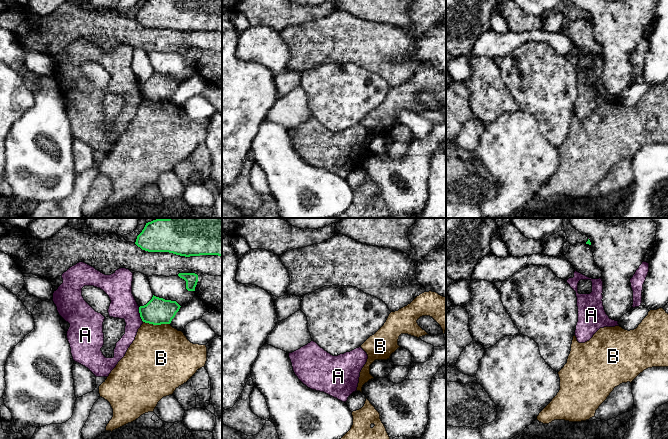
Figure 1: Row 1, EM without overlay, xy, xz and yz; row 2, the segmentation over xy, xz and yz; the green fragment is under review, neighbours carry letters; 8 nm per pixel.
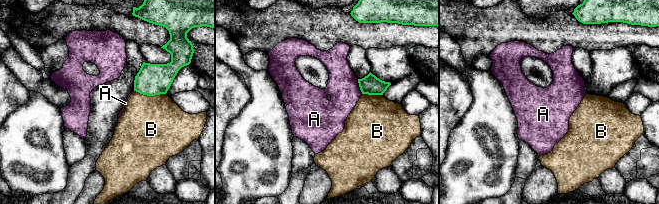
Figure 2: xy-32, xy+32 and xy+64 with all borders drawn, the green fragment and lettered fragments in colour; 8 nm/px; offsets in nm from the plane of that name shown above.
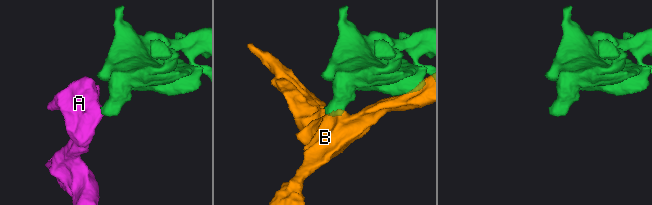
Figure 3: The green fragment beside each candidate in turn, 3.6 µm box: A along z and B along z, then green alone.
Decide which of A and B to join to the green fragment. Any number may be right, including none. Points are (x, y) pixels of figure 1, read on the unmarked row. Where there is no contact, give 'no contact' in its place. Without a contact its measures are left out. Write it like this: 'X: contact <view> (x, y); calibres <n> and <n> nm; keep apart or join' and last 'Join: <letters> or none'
A: contact xy (140, 90); calibres 220 and 220 nm; keep apart
B: contact xy (156, 100); calibres 220 and 480 nm; keep apart
Join: none

